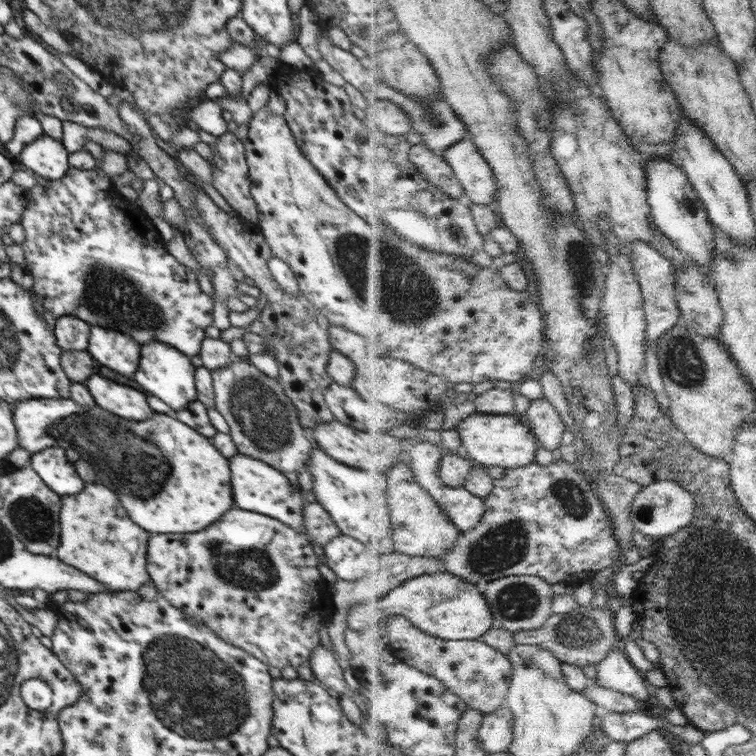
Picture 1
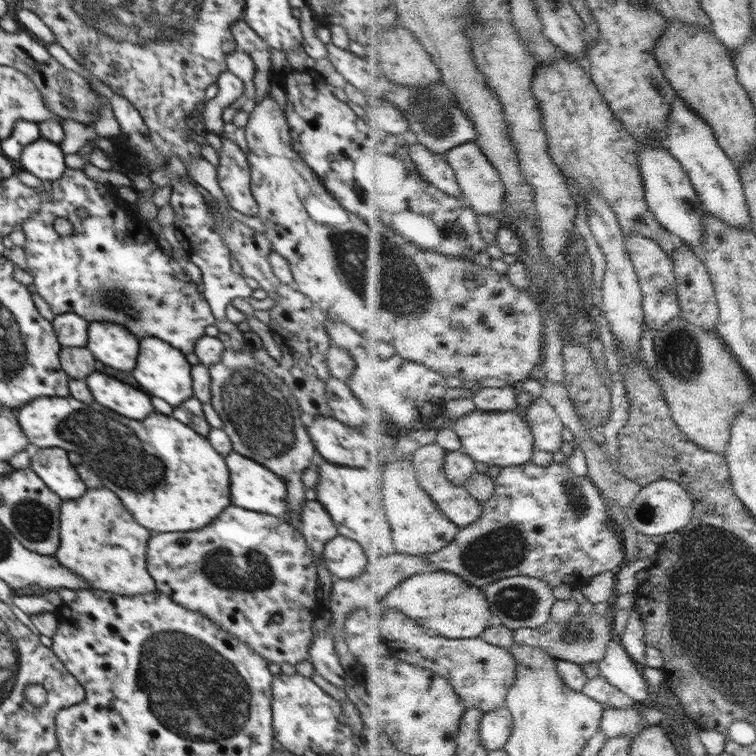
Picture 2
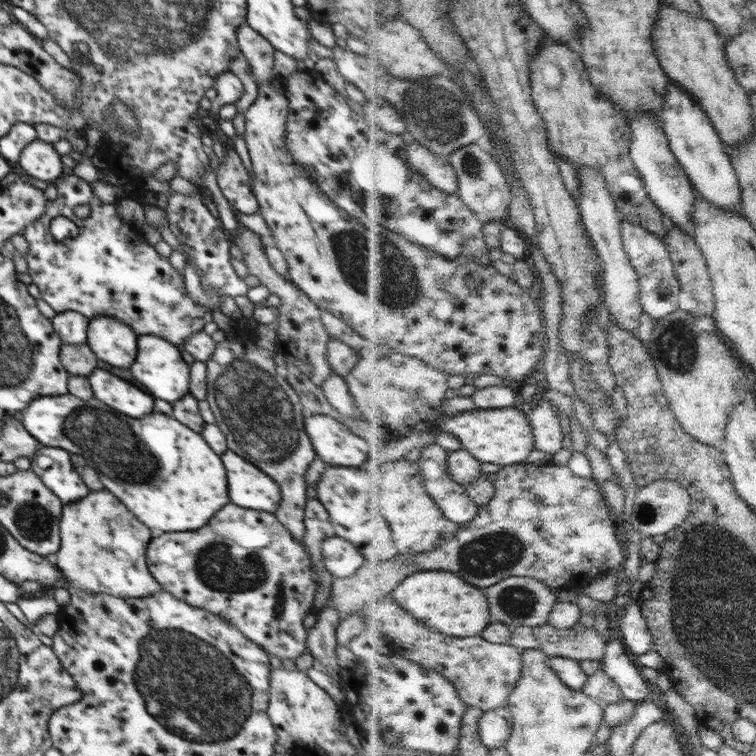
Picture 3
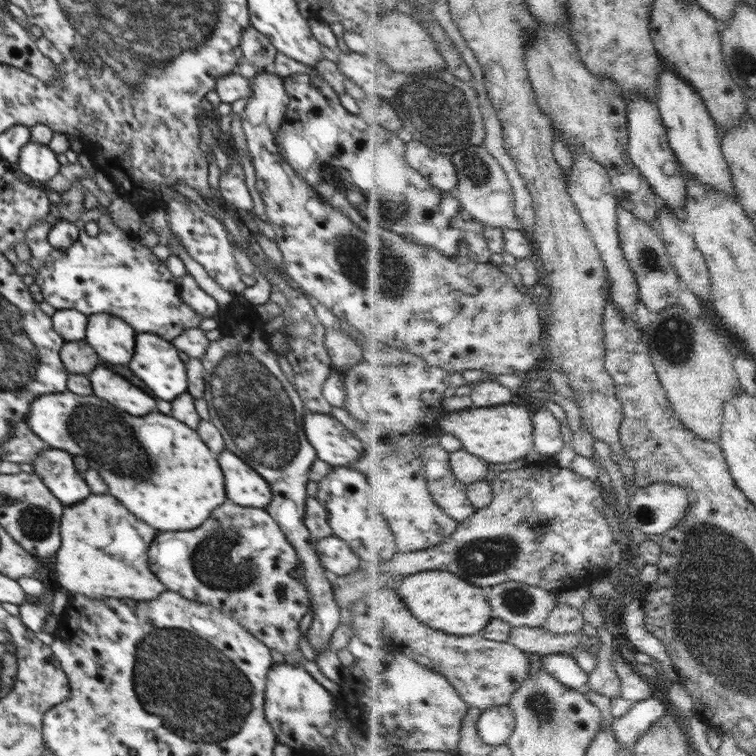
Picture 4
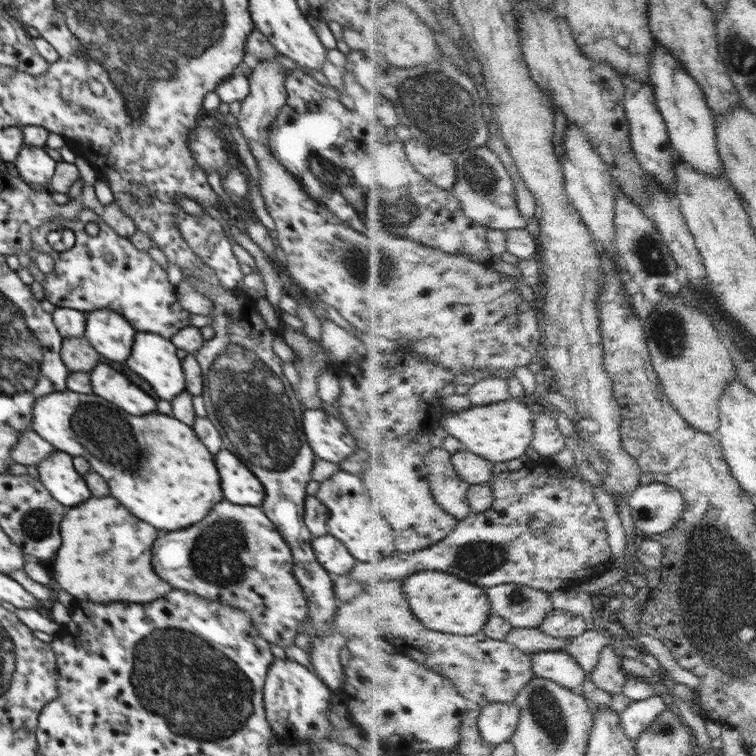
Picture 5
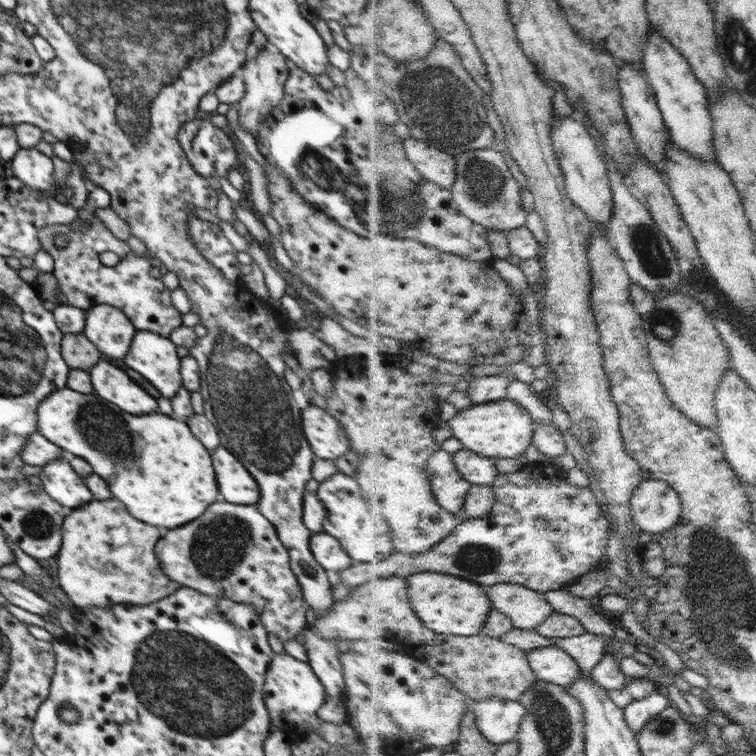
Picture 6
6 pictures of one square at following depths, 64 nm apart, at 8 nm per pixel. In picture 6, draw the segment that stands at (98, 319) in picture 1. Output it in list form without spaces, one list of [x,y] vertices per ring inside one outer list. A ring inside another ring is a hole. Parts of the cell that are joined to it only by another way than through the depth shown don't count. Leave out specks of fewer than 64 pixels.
[[[97,216],[92,217],[89,222],[81,220],[81,228],[78,231],[71,230],[68,226],[55,224],[39,230],[39,241],[42,249],[50,254],[54,260],[53,275],[57,282],[57,302],[56,304],[69,304],[82,310],[88,310],[98,304],[108,304],[120,309],[129,319],[137,330],[148,330],[159,334],[164,338],[169,338],[172,331],[182,325],[182,313],[180,313],[172,303],[170,297],[171,290],[164,284],[163,275],[160,273],[159,264],[142,256],[136,256],[132,248],[126,241],[118,239],[102,223]],[[52,233],[62,233],[69,236],[68,244],[64,249],[59,250],[53,244]],[[103,252],[113,252],[120,257],[120,262],[114,267],[104,266],[100,262],[100,254]]]

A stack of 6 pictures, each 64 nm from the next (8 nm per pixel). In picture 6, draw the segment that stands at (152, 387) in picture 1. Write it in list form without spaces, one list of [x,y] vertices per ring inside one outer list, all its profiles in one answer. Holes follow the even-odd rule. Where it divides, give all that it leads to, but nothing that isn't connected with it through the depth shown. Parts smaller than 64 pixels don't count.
[[[136,331],[124,362],[142,374],[164,398],[173,398],[183,385],[177,346],[152,331]]]

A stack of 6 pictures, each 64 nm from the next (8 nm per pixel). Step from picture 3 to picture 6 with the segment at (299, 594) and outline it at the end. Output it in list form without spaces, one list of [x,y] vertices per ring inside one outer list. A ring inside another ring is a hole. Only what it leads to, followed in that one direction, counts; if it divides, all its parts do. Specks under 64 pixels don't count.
[[[216,502],[208,506],[202,518],[170,530],[156,544],[156,558],[161,571],[179,586],[252,605],[267,635],[274,635],[283,643],[301,635],[307,627],[305,600],[289,563],[288,549],[256,505]]]

